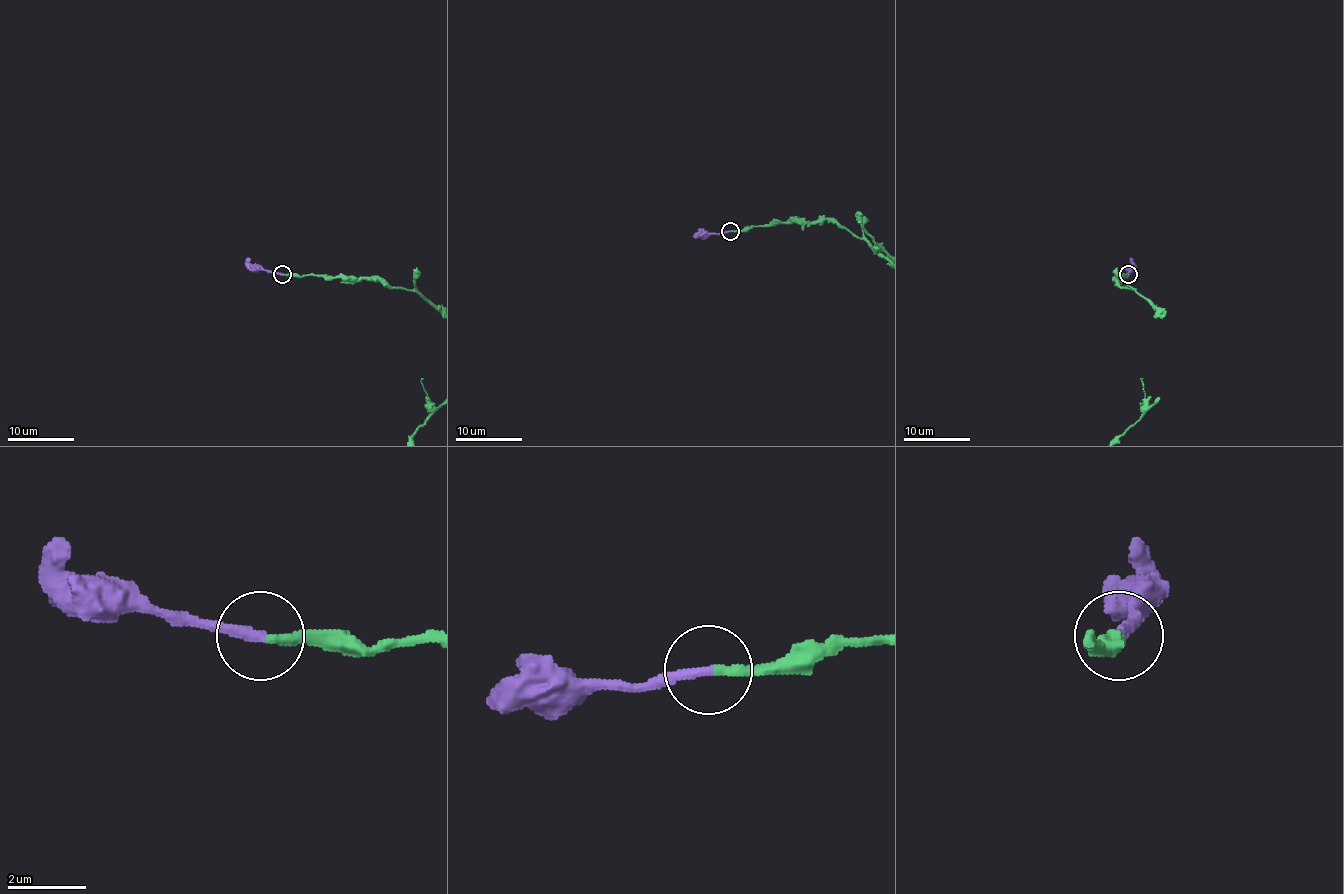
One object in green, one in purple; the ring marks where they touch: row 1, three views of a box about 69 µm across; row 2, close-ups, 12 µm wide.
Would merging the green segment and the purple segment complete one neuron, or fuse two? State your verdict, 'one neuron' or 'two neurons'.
one neuron

